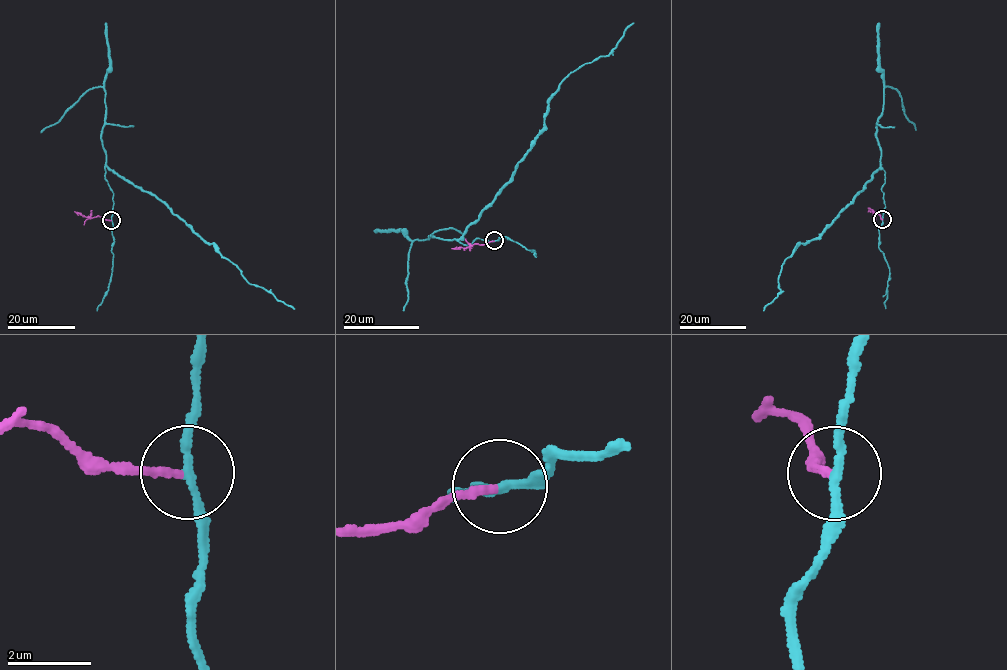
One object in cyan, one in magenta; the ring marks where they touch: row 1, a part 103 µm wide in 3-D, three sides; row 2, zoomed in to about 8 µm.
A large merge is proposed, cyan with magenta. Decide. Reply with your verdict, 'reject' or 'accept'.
reject

